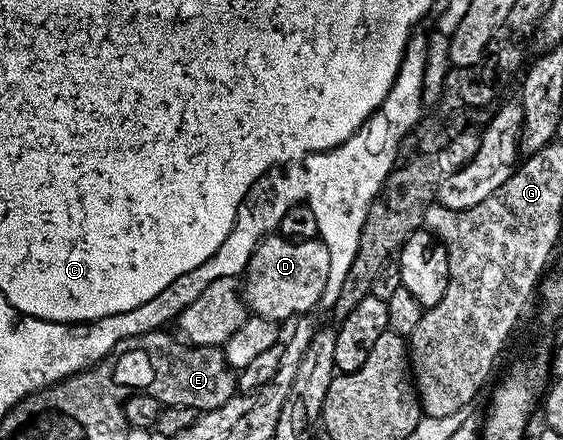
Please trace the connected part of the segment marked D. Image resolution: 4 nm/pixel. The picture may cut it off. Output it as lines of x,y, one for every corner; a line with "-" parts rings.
273,232
262,238
254,248
242,275
242,290
255,317
284,324
287,318
292,320
297,316
307,315
312,312
308,310
320,306
320,297
329,276
330,252
327,242
320,241
319,237
297,242

